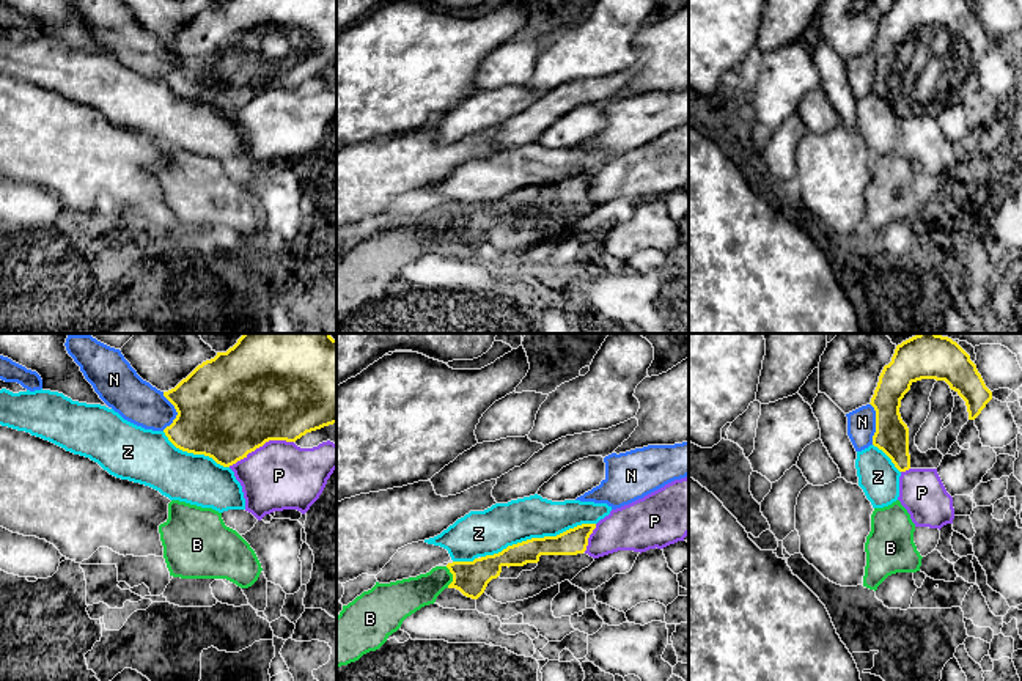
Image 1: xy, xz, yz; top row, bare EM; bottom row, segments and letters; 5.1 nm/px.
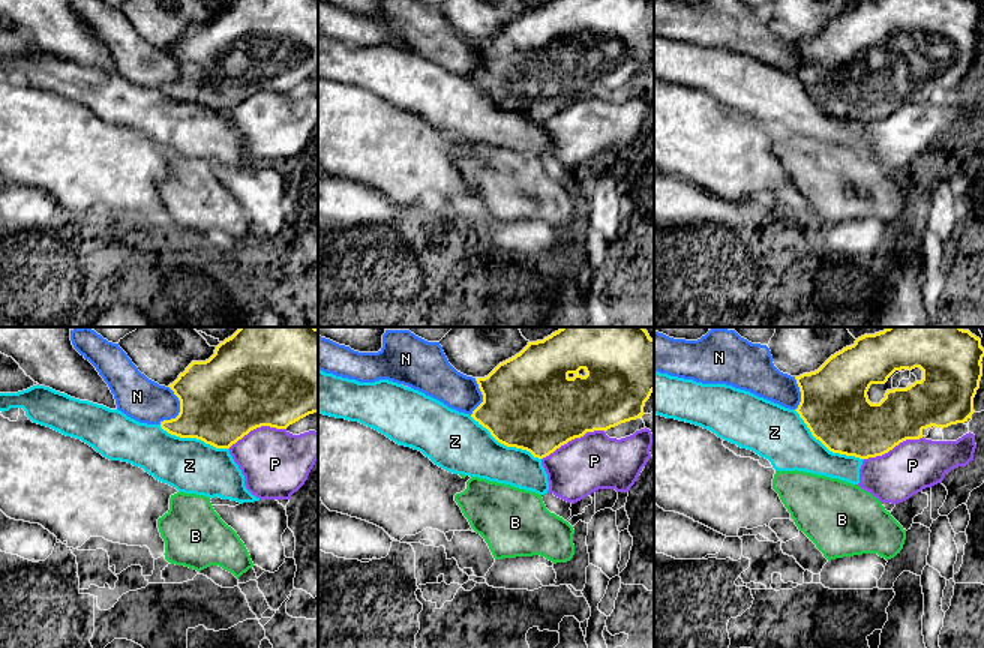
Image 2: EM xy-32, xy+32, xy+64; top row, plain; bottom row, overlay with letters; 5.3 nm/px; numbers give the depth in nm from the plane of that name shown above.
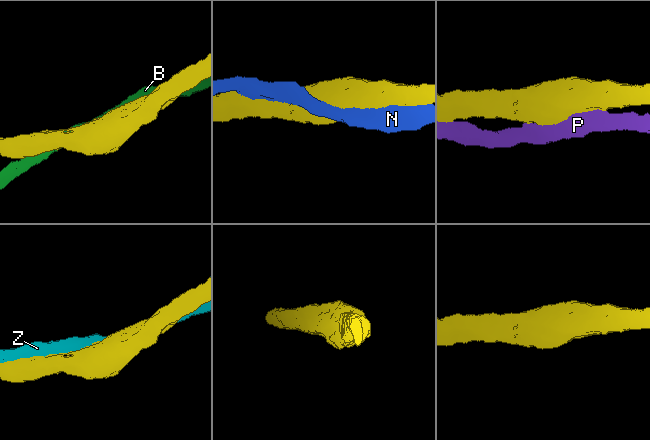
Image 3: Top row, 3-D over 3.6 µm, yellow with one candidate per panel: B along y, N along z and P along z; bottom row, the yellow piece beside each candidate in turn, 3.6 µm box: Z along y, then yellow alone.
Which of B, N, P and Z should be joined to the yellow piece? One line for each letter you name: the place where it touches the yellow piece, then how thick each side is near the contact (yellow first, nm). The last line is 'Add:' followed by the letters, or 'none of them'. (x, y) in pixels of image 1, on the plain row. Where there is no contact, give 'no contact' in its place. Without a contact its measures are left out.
Z: meets yellow in xz at (538, 186); 140 nm thick on the yellow side, 220 nm on the other
Add: Z

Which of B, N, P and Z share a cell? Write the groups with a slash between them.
B / N / P / Z

